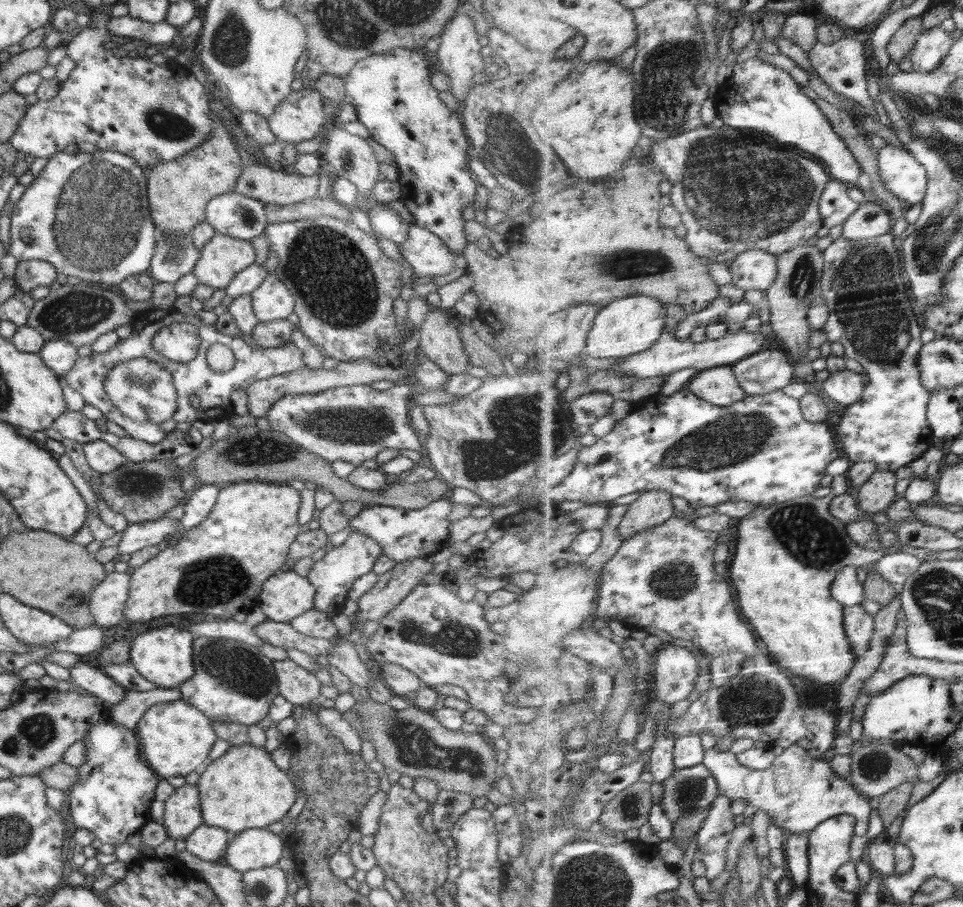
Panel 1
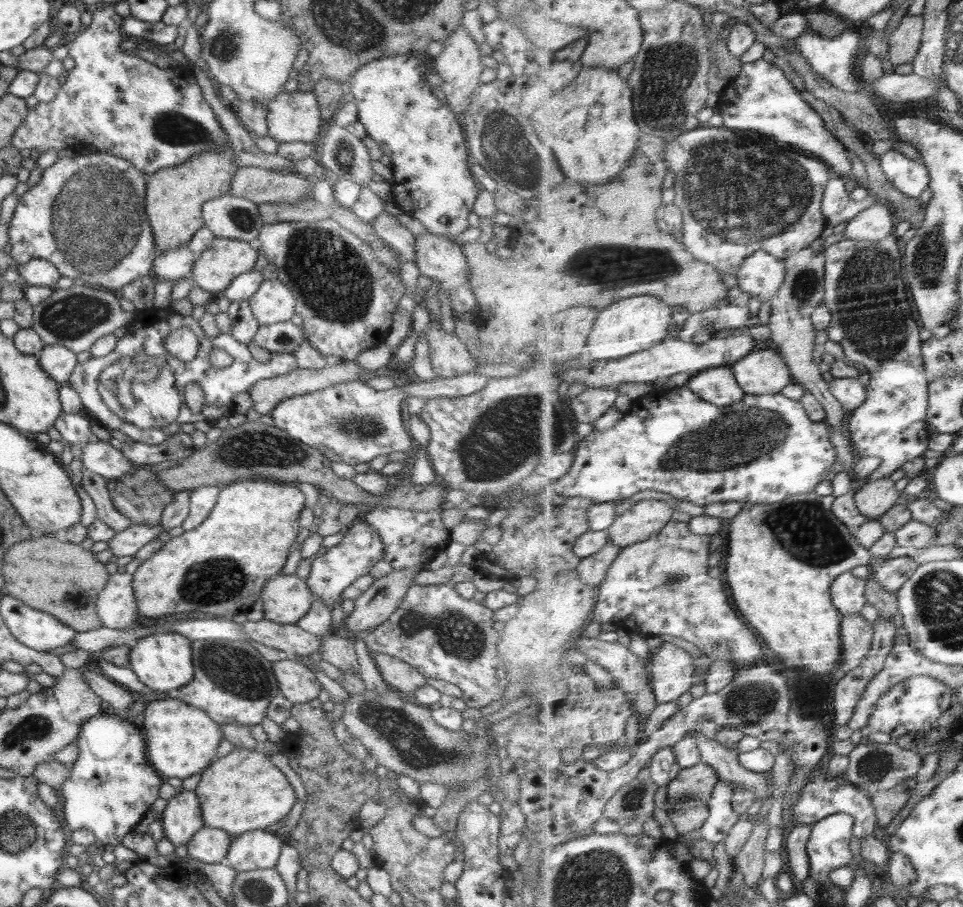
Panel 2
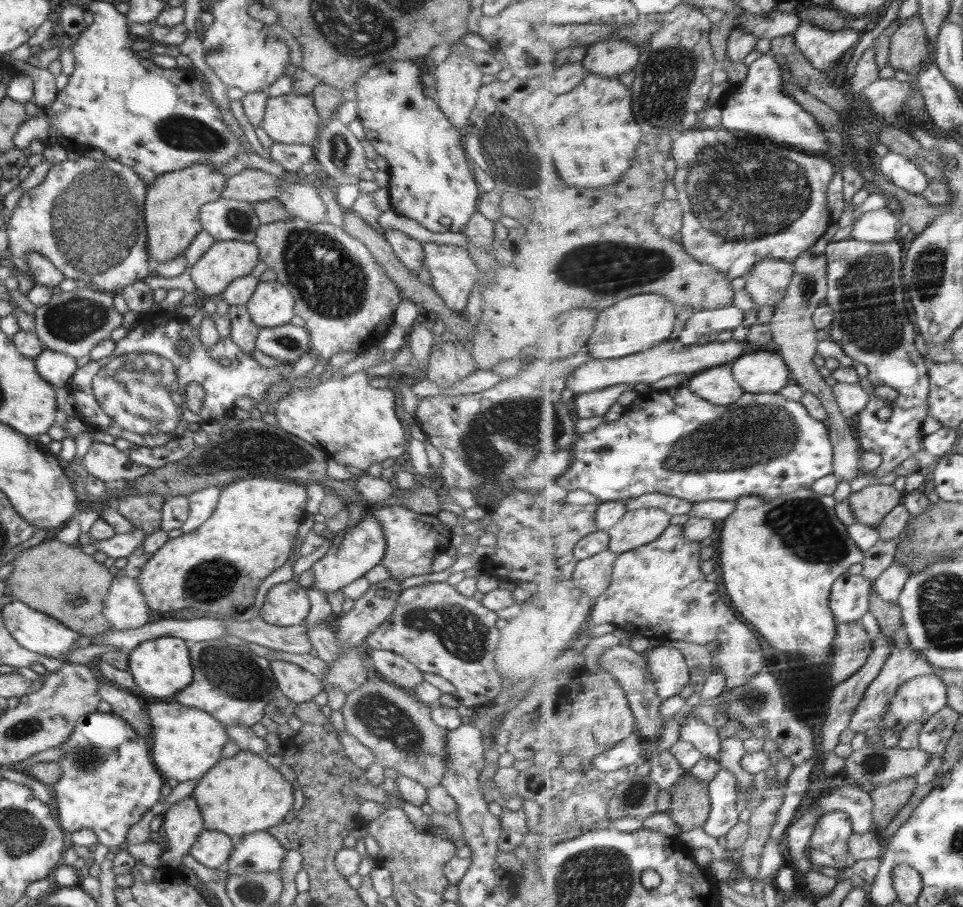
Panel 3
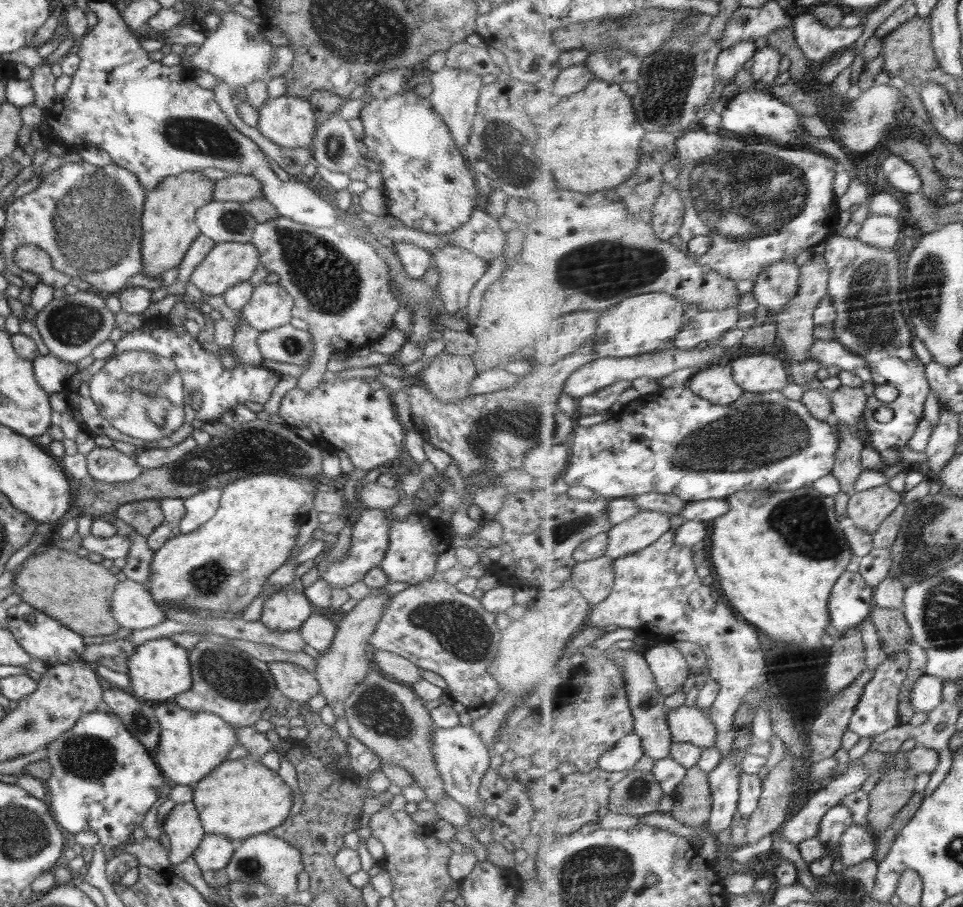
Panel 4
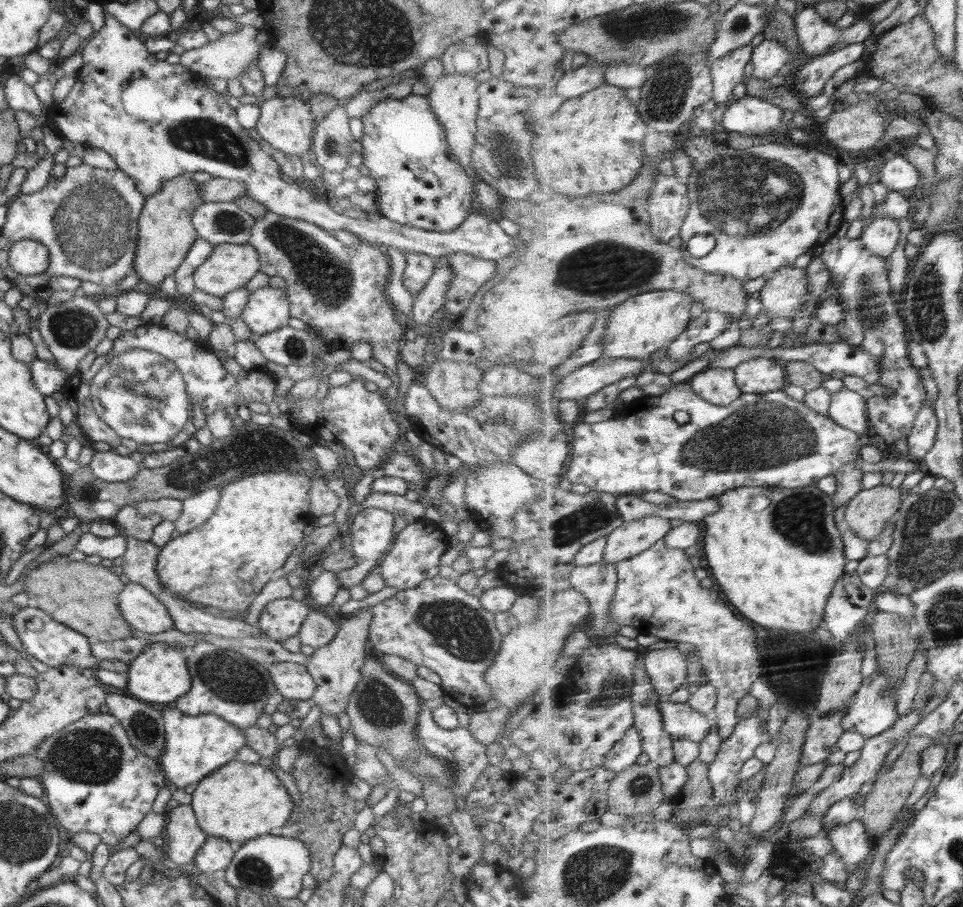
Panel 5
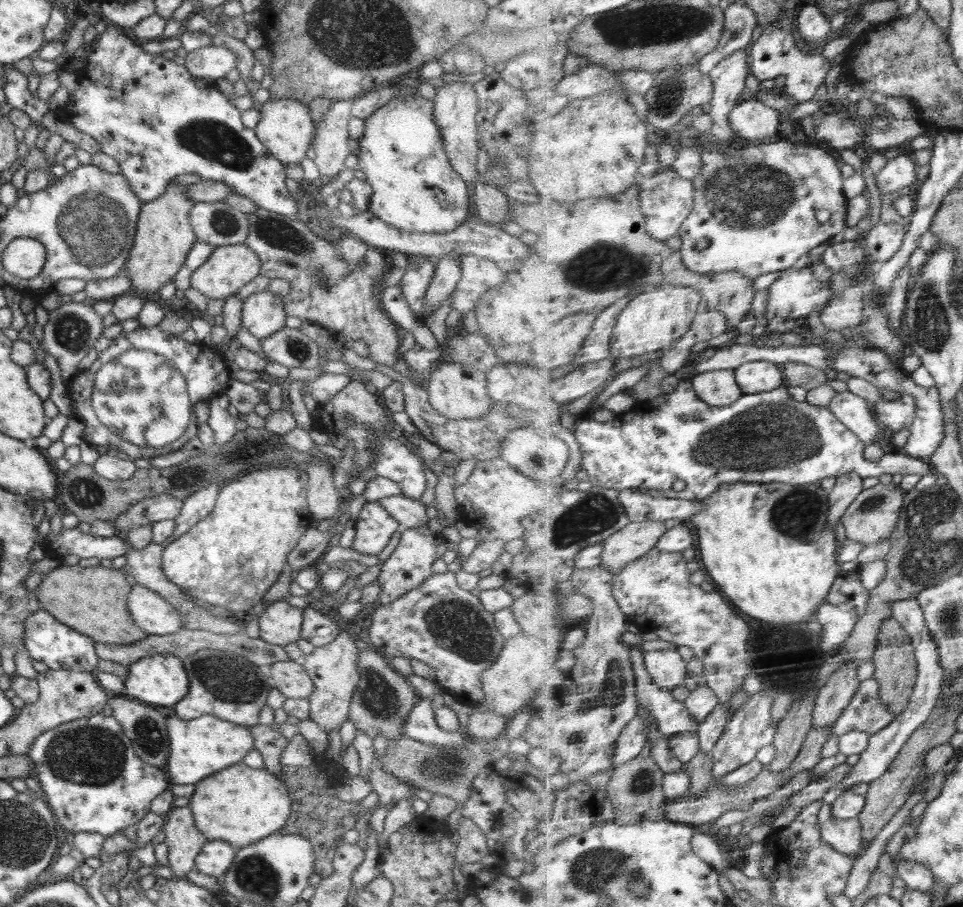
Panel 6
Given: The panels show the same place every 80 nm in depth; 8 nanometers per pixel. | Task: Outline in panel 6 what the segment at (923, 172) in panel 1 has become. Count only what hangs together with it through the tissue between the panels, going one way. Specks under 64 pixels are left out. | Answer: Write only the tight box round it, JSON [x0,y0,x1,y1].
[876,154,918,193]

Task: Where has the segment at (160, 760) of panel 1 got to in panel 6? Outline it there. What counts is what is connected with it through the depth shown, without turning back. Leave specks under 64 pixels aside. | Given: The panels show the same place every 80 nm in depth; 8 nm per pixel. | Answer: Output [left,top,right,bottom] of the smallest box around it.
[165,714,254,784]

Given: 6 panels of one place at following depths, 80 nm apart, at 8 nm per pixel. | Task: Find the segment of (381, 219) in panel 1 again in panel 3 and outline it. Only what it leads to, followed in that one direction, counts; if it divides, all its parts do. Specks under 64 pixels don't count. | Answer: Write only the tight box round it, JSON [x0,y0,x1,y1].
[383,229,424,275]

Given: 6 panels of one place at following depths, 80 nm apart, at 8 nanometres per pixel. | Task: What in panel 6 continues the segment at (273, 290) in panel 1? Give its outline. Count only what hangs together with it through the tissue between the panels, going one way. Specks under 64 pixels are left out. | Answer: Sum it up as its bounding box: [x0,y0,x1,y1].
[242,290,287,340]

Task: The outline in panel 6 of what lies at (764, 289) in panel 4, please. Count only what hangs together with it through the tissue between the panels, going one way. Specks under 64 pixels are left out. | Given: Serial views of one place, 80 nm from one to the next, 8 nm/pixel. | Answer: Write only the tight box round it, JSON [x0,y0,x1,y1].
[766,265,839,319]

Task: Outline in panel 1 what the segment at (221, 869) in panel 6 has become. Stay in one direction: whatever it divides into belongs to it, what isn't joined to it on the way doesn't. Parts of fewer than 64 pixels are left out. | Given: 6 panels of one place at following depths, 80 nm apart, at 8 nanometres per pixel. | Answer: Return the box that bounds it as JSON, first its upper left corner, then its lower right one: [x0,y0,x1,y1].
[185,823,232,862]

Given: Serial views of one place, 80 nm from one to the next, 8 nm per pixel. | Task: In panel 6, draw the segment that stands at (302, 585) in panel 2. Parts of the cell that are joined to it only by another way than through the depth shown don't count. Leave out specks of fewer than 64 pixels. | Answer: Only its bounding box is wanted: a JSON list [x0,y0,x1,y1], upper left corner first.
[259,600,303,646]

